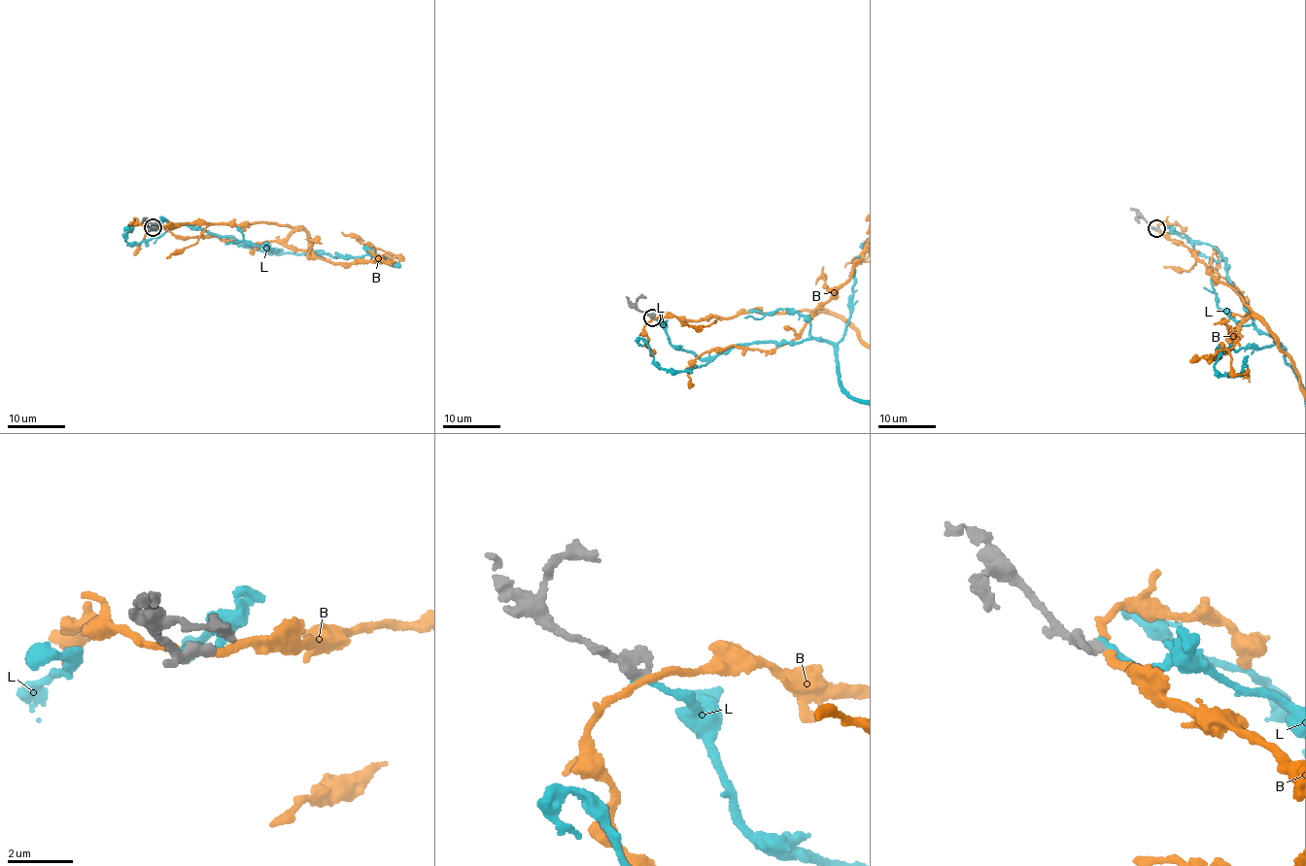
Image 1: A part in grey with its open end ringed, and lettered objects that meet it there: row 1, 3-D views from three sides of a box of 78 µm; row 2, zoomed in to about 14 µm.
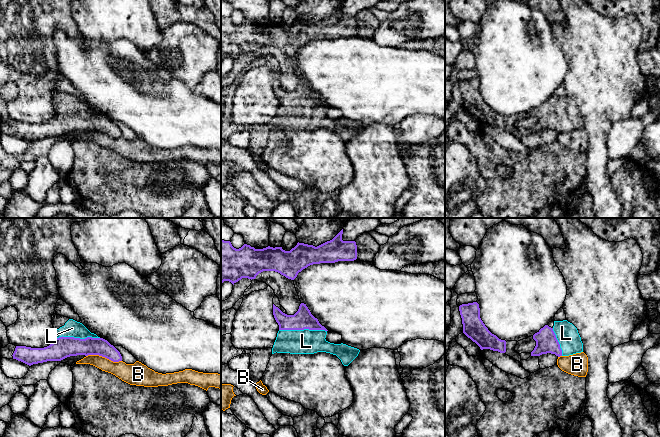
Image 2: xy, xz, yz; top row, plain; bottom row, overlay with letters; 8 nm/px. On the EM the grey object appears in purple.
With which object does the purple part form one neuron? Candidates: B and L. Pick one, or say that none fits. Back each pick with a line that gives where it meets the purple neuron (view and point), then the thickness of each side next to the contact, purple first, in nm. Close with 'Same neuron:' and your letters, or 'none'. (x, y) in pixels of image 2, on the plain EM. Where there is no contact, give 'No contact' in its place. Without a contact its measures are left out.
L: Touches purple at xz (303, 105). Thickness 160 nm (purple) against 200 nm
Same neuron: L

